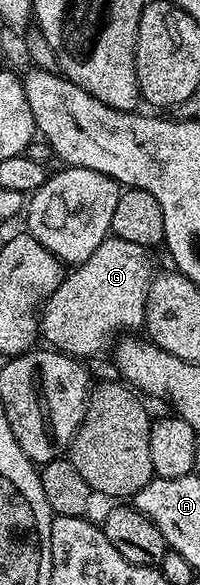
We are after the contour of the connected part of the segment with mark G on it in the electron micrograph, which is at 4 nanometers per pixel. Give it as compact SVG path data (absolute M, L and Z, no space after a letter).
M113 236L106 238L88 256L88 260L77 263L67 273L65 280L52 292L52 296L46 299L44 313L40 318L40 334L47 338L49 345L61 354L68 354L71 358L87 360L101 355L102 350L121 330L141 331L146 325L146 301L150 295L150 284L156 277L154 270L154 258L147 247L140 244L132 244L129 240L120 240Z

